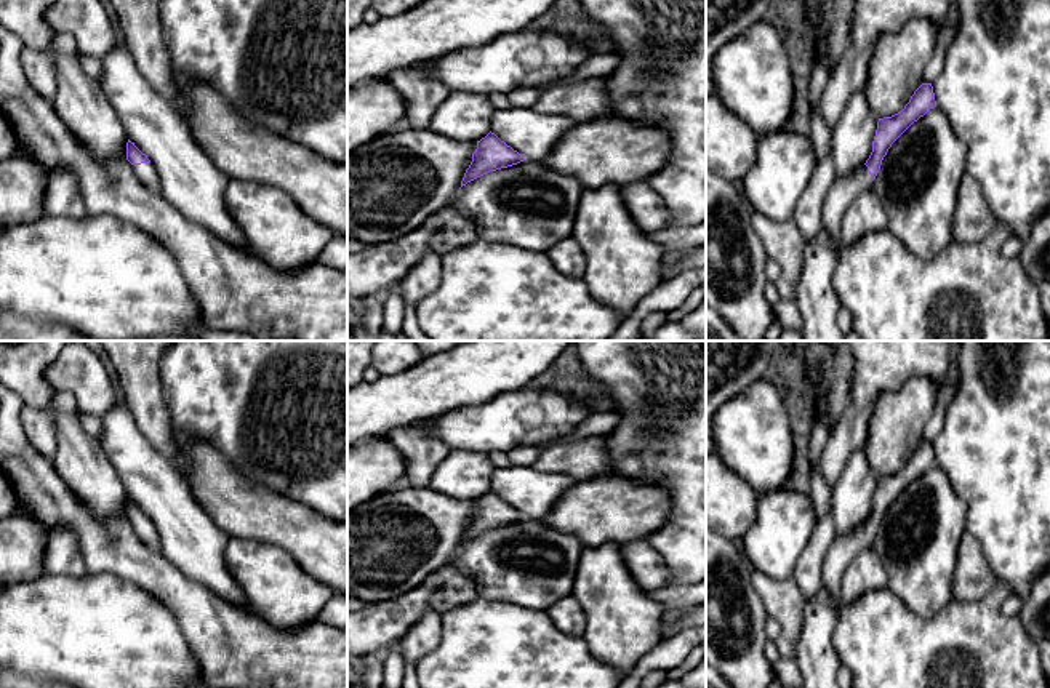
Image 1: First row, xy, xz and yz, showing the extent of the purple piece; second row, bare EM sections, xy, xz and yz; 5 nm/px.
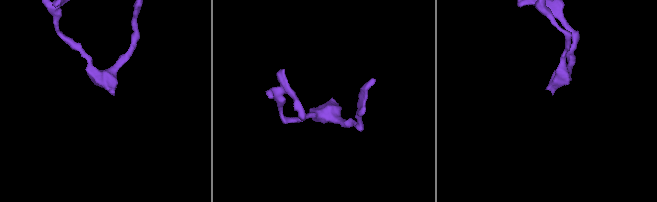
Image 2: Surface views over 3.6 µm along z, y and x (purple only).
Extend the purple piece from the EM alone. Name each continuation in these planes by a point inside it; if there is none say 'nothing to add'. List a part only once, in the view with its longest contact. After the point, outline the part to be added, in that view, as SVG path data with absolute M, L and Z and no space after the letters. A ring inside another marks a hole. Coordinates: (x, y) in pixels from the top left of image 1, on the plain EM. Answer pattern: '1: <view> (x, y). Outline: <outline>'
1: xy (146, 532). Outline: M152 522L131 523L138 538L154 552L162 552L158 531Z

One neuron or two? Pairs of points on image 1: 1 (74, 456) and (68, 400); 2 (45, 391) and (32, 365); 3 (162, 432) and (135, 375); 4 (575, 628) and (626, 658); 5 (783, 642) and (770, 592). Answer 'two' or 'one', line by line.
1: two
2: one
3: one
4: two
5: one

